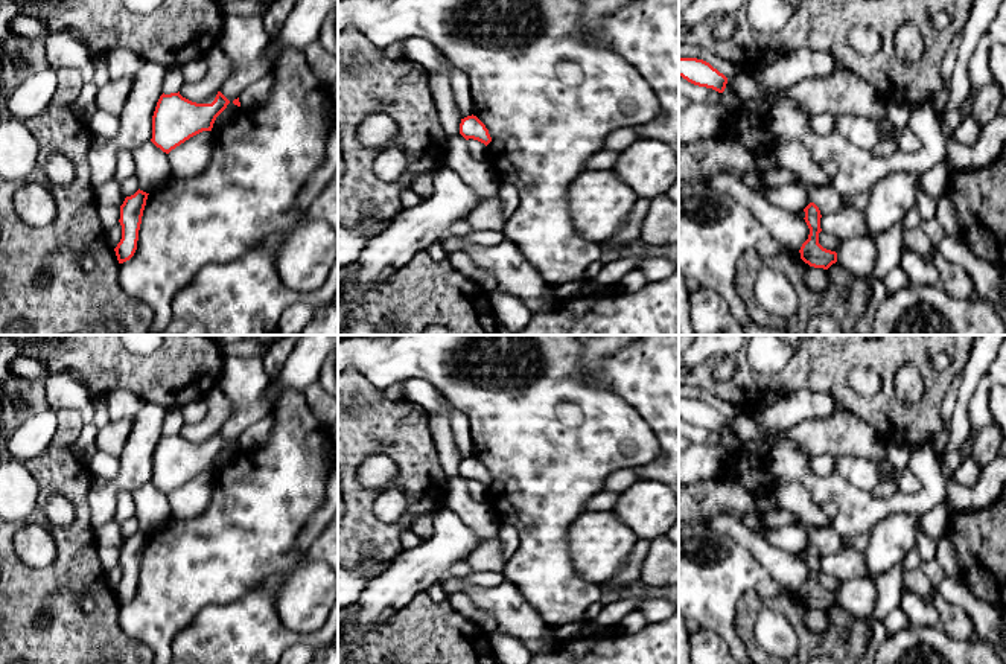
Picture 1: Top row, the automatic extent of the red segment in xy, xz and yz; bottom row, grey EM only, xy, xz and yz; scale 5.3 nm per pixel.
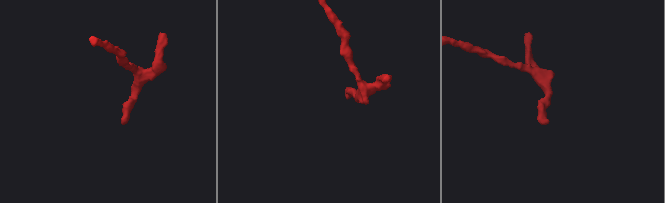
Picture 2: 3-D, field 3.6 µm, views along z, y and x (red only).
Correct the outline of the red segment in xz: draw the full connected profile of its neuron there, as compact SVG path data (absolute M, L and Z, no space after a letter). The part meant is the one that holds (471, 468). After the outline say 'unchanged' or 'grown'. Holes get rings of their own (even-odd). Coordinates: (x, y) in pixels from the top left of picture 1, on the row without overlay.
M467 457L464 460L461 460L460 464L460 475L469 481L478 481L481 484L484 484L485 487L492 483L492 478L489 475L489 471L485 469L485 466L476 458L476 457Z; unchanged

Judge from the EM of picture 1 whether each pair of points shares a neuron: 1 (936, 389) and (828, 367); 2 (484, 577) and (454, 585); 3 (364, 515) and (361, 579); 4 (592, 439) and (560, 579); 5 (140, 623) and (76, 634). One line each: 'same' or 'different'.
1: same
2: same
3: different
4: same
5: different

